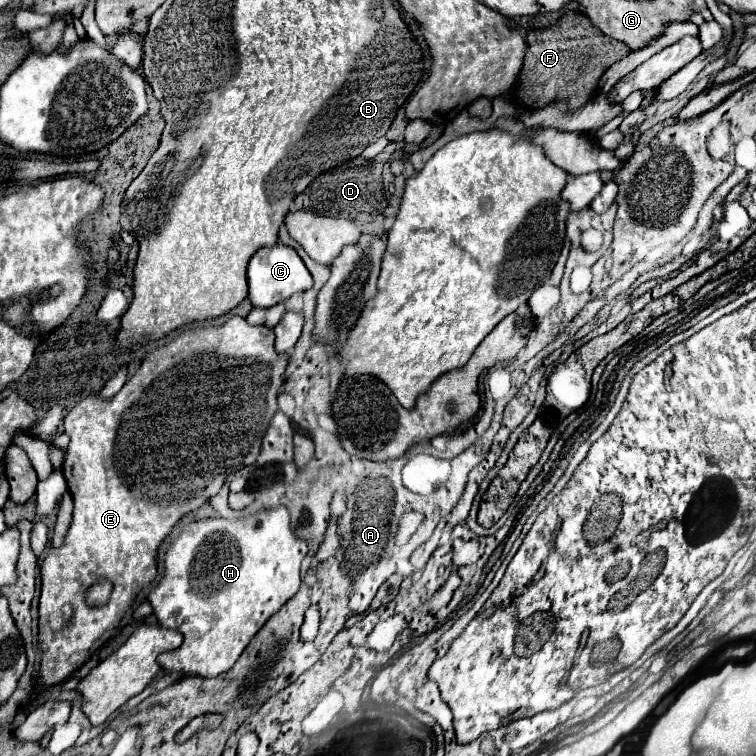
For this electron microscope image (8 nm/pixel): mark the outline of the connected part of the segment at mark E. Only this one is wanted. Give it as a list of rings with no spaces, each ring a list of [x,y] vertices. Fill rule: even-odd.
[[[230,317],[226,323],[222,325],[210,325],[210,327],[196,327],[196,329],[188,329],[184,333],[180,333],[178,337],[174,337],[172,341],[156,347],[154,351],[150,351],[140,367],[136,369],[136,373],[124,383],[124,387],[110,399],[102,399],[98,393],[92,393],[88,397],[84,397],[80,403],[76,403],[76,407],[66,415],[64,419],[64,433],[70,437],[70,445],[66,449],[66,457],[62,463],[62,473],[66,477],[68,489],[72,493],[74,499],[74,519],[72,525],[64,537],[62,547],[58,549],[50,549],[46,559],[40,565],[40,575],[42,575],[42,591],[40,591],[40,633],[38,633],[38,645],[40,645],[40,653],[42,653],[42,663],[40,663],[40,673],[38,673],[38,683],[42,687],[50,687],[56,685],[60,681],[64,681],[74,669],[82,667],[90,655],[106,643],[106,639],[112,635],[112,631],[118,627],[120,619],[124,617],[126,609],[132,605],[136,593],[146,587],[150,581],[156,579],[156,549],[162,543],[162,539],[172,531],[172,527],[176,525],[176,521],[190,513],[196,511],[200,505],[204,505],[212,495],[216,495],[224,481],[226,475],[232,471],[240,471],[246,465],[252,465],[260,453],[260,443],[264,437],[264,431],[268,429],[270,419],[274,417],[274,413],[278,411],[278,403],[276,403],[276,395],[284,383],[284,369],[288,363],[288,355],[276,355],[274,351],[274,331],[258,325],[252,327],[246,323],[244,317]],[[98,579],[108,579],[114,583],[114,591],[112,597],[108,601],[108,605],[104,607],[86,607],[84,603],[84,593],[86,589],[96,583]]]

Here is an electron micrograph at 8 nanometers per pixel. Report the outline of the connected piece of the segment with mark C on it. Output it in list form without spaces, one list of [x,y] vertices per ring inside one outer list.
[[[274,245],[270,249],[260,249],[248,263],[248,299],[252,307],[272,307],[280,301],[286,301],[298,291],[306,291],[312,287],[312,277],[292,247]]]

